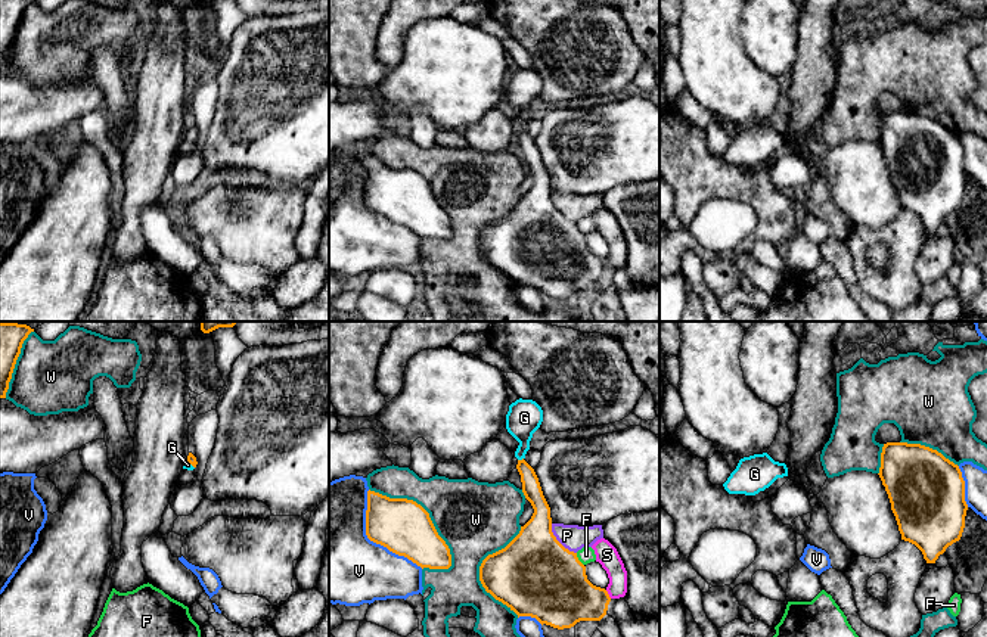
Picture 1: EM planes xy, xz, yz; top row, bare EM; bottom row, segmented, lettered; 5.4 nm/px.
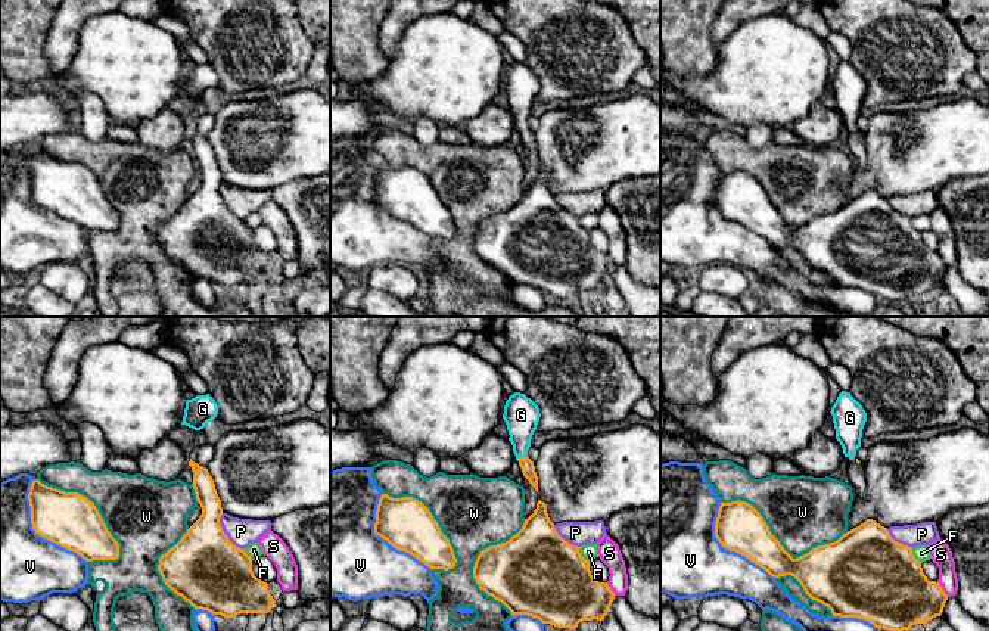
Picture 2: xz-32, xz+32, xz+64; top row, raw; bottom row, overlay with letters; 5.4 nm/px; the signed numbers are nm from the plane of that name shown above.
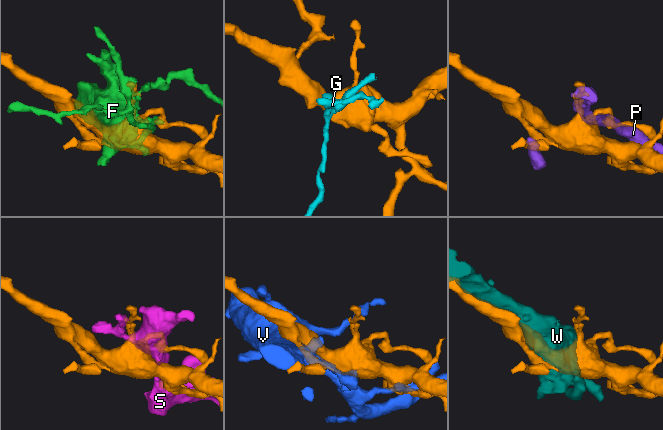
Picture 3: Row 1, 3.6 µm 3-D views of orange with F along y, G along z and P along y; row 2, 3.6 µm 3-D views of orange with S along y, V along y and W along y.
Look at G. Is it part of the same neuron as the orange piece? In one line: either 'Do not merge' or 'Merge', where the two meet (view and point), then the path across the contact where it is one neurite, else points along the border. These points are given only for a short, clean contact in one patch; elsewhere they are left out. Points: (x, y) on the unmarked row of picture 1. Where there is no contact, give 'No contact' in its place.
Merge. Touches orange at xz (520, 130). Path across: xz (531, 158), (528, 145), (520, 130), (524, 115), (524, 87)

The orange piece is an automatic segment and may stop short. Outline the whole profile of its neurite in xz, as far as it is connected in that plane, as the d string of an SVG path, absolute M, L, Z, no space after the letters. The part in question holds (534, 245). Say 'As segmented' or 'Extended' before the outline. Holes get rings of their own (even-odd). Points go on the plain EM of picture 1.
Extended. M519 68L509 75L506 99L519 112L516 139L534 183L505 218L482 230L479 251L518 288L531 286L541 295L564 299L580 290L600 290L611 267L587 249L577 223L565 218L552 202L550 177L534 139L524 130L541 91L543 80L536 71Z

